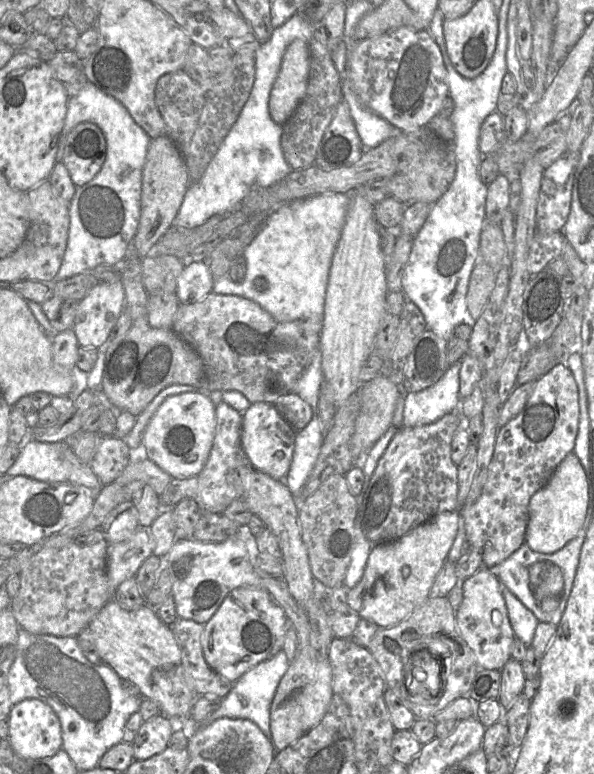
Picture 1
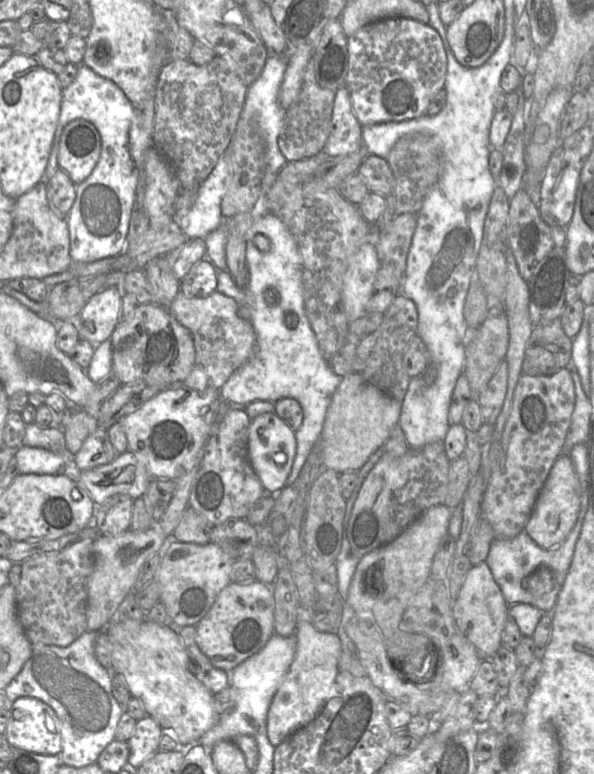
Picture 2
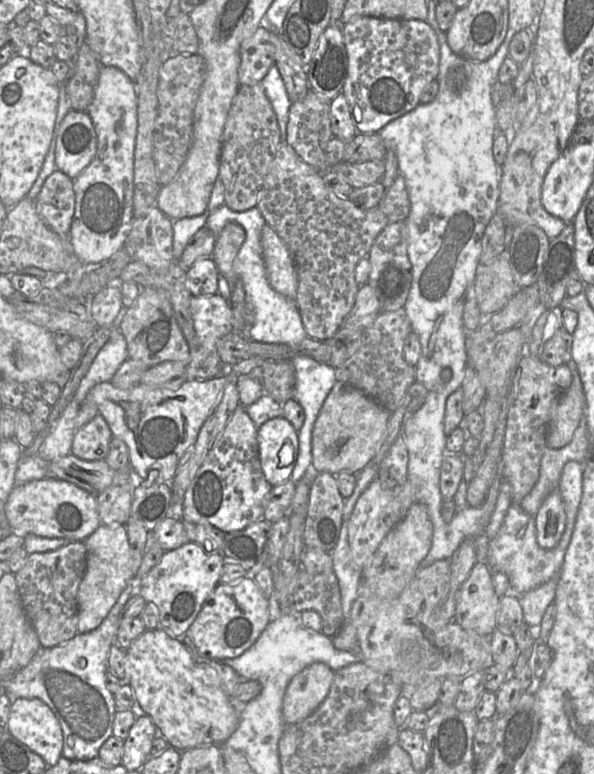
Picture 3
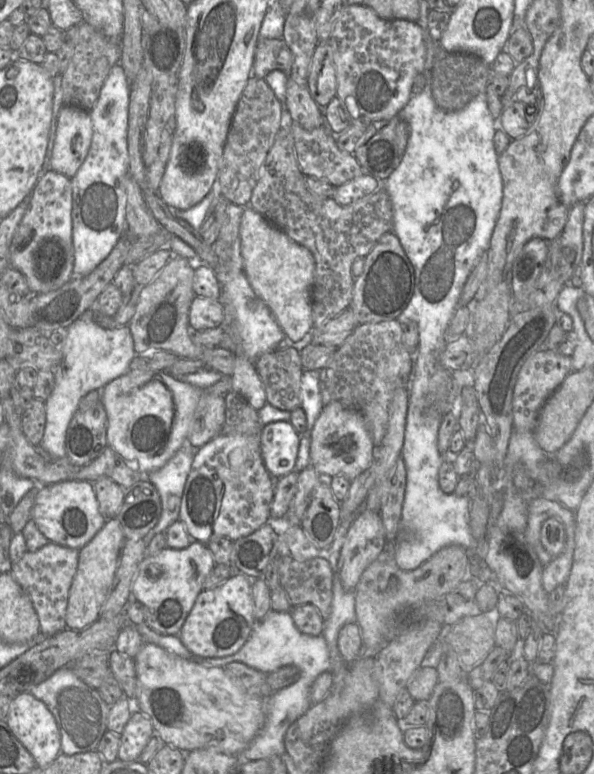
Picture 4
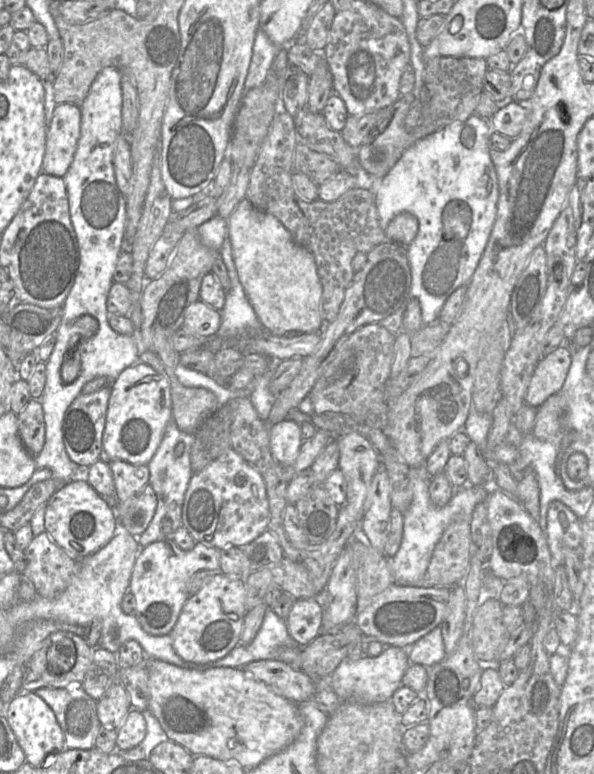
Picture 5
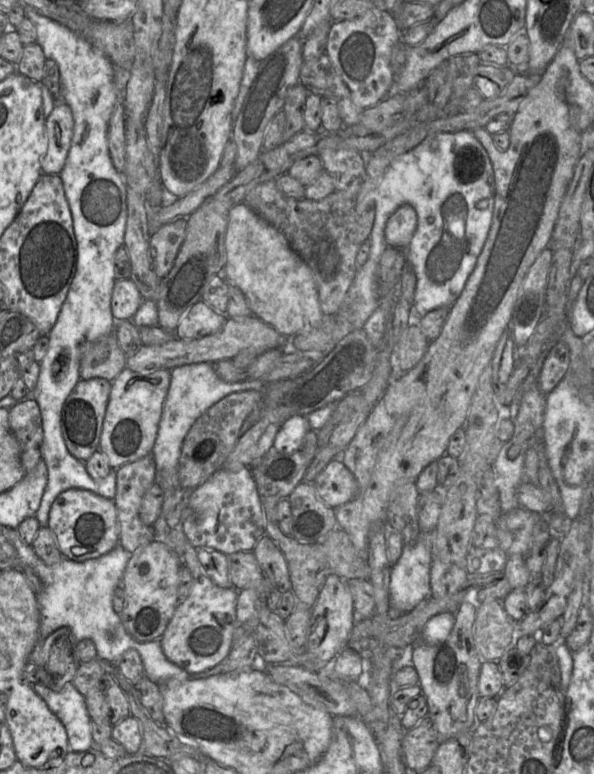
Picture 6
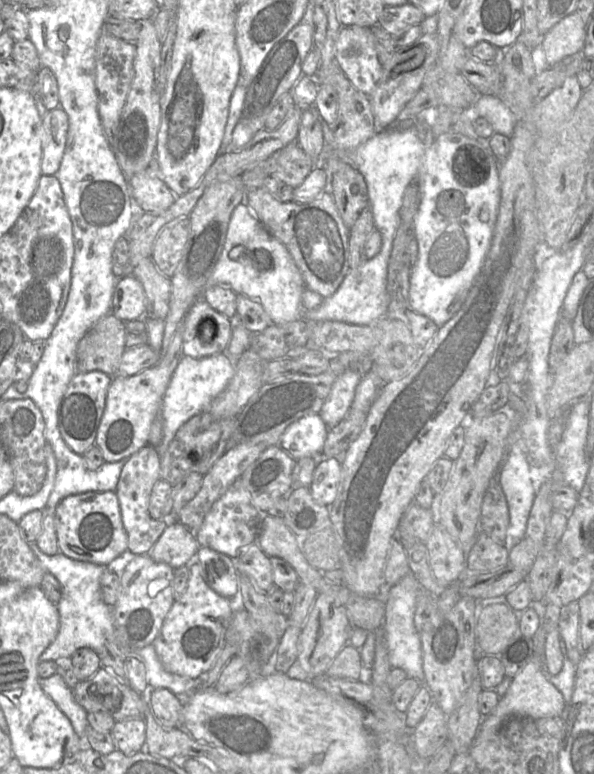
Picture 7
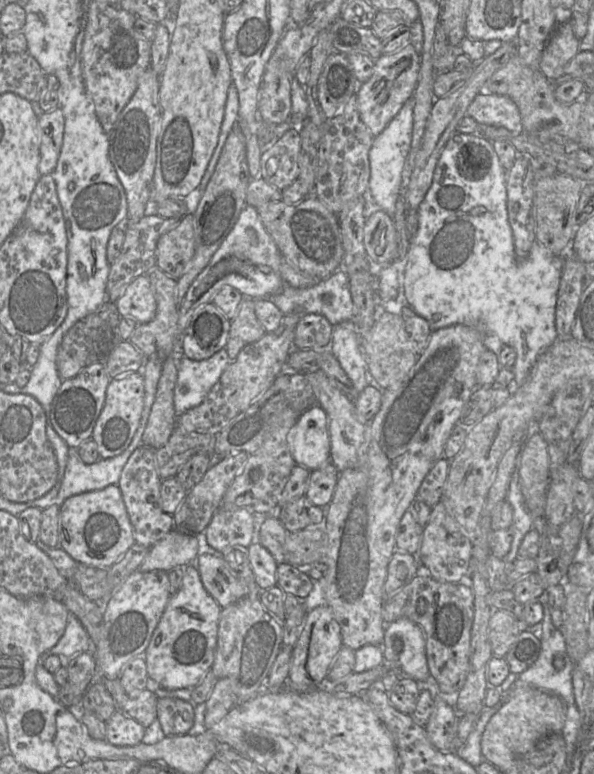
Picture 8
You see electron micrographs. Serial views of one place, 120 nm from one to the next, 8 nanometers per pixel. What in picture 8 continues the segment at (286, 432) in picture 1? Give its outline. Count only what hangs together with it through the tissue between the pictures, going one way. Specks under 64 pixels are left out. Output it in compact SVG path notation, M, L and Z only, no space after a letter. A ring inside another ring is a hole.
M318 404L304 411L287 436L290 452L296 462L310 471L330 461L328 415Z

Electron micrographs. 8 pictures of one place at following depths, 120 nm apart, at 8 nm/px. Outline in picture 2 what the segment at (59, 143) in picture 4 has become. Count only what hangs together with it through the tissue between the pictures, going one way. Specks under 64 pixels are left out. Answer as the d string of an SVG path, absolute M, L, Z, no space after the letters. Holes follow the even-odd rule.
M75 119L63 130L58 153L59 168L79 185L94 170L101 153L101 137L87 120Z

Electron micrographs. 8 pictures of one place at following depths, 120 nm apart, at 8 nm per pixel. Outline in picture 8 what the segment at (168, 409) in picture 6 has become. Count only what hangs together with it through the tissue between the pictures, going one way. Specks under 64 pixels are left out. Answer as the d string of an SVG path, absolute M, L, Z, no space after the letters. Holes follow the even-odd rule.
M225 348L208 359L191 360L183 356L178 363L174 388L174 409L177 417L200 405L230 364Z

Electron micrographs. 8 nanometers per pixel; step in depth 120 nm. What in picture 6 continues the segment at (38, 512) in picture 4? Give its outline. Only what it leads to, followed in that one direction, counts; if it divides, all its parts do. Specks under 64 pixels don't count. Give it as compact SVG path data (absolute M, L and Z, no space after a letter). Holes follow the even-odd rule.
M71 488L60 493L51 505L47 527L53 532L62 556L77 562L98 558L119 544L114 500L89 490Z

